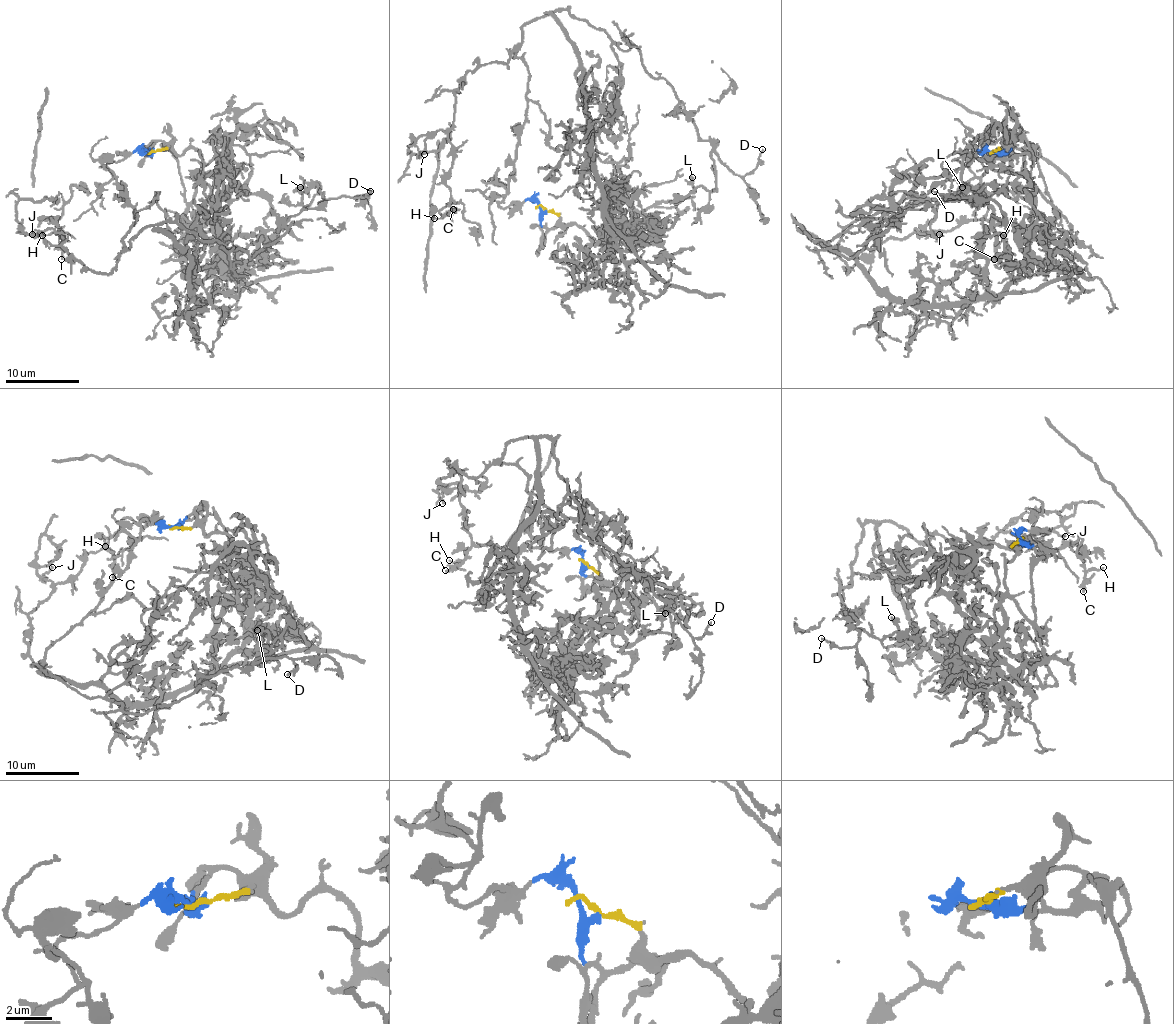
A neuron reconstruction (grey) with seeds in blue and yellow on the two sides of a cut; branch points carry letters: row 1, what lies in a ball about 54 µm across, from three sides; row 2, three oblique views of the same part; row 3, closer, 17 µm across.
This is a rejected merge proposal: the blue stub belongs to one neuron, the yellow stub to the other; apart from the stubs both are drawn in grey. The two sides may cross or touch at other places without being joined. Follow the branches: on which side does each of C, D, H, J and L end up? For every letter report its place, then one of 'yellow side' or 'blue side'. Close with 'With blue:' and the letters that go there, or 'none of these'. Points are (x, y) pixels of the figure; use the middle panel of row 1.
C: place (453, 209); blue side
D: place (762, 149); blue side
H: place (434, 218); blue side
J: place (424, 154); blue side
L: place (692, 177); blue side
With blue: C, D, H, J, L

